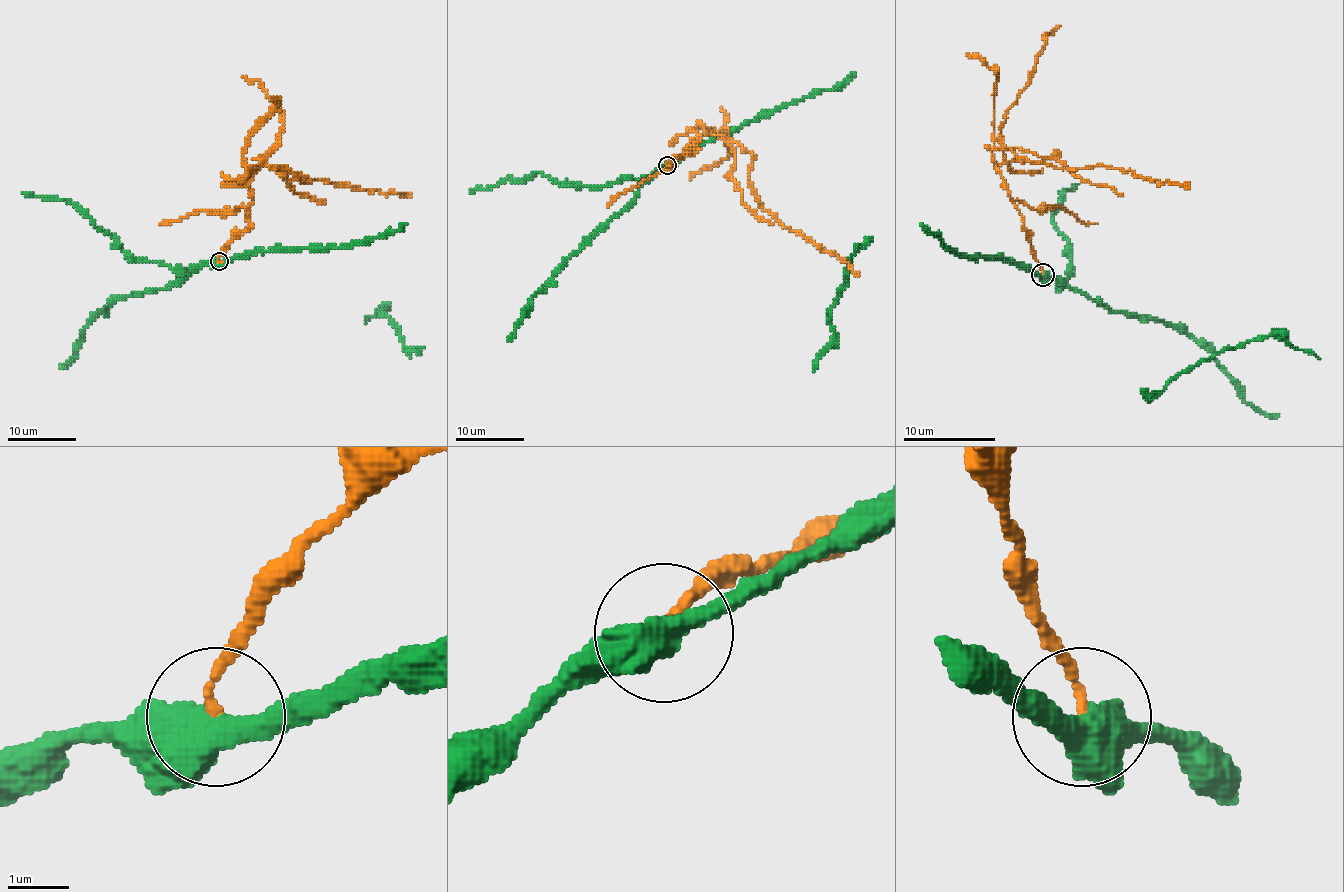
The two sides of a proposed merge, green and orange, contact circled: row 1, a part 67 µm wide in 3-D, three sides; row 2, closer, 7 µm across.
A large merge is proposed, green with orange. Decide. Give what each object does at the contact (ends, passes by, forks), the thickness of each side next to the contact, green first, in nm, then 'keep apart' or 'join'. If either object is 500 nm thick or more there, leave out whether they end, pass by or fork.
500 nm thick on the green side, 130 nm on the other; keep apart

